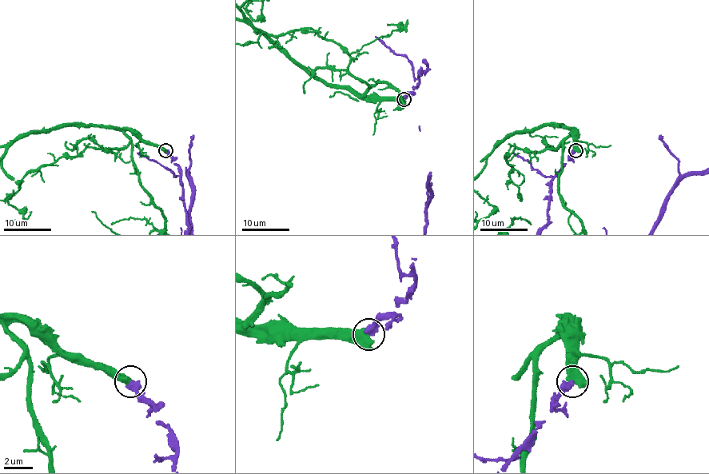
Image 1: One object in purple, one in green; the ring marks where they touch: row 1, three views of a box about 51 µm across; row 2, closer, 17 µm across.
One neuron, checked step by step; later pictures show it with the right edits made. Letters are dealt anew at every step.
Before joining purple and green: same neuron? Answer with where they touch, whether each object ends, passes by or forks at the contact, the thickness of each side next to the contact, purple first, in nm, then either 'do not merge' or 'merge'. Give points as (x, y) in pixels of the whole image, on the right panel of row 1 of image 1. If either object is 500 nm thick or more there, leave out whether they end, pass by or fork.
at (575, 150); 500 nm thick on the purple side, 700 nm on the other; do not merge

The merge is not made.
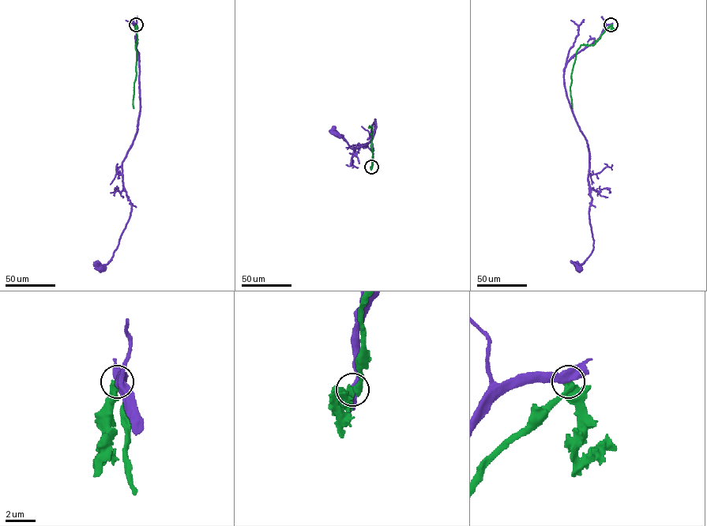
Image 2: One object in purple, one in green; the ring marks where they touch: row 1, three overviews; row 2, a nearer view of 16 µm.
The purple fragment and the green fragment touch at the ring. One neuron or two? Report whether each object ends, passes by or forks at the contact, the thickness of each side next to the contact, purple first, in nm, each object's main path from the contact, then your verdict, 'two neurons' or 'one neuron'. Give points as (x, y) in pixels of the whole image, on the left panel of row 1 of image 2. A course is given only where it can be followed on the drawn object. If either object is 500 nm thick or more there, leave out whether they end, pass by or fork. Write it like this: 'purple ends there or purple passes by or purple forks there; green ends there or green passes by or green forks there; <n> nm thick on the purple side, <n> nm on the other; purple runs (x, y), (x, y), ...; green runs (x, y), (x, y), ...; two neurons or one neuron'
500 nm thick on the purple side, 440 nm on the other; purple runs (136, 24), (140, 114), (137, 131), (122, 163), (122, 185), (131, 210), (112, 257), (100, 268); green runs (136, 24), (133, 108); two neurons

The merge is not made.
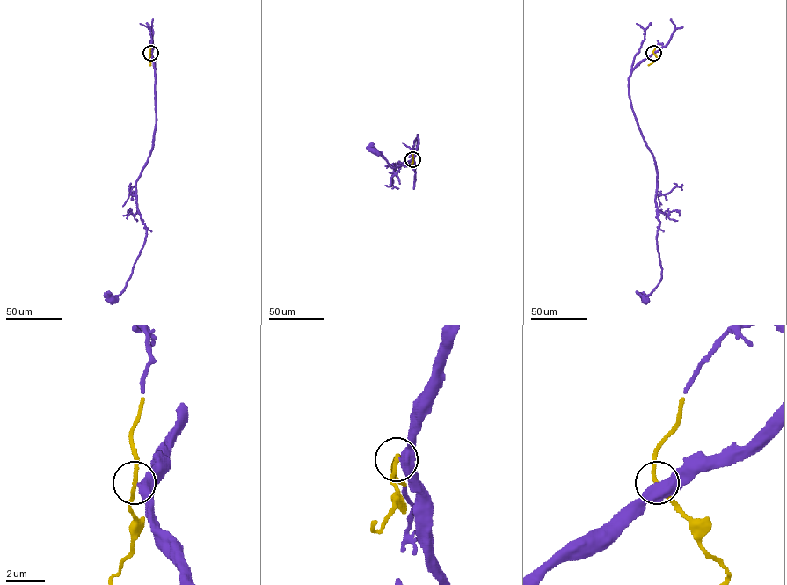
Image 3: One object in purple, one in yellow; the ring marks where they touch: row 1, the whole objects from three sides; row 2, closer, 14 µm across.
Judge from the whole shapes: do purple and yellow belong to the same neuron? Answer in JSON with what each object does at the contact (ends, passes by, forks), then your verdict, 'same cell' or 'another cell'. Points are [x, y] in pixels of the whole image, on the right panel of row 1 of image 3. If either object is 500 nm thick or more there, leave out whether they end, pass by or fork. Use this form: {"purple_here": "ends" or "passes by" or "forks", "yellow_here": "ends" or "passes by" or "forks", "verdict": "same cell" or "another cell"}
{"purple_here": "passes by", "yellow_here": "passes by", "verdict": "same cell"}

